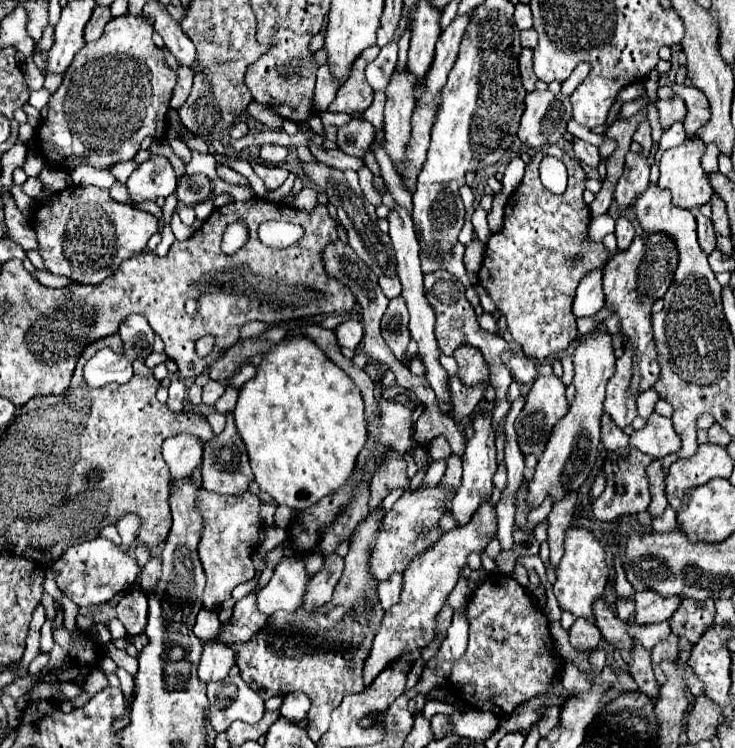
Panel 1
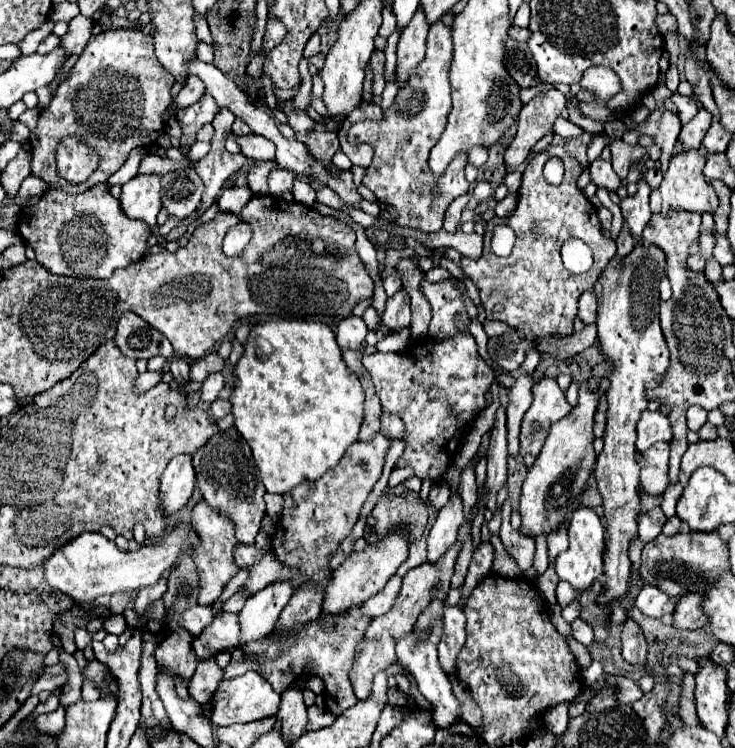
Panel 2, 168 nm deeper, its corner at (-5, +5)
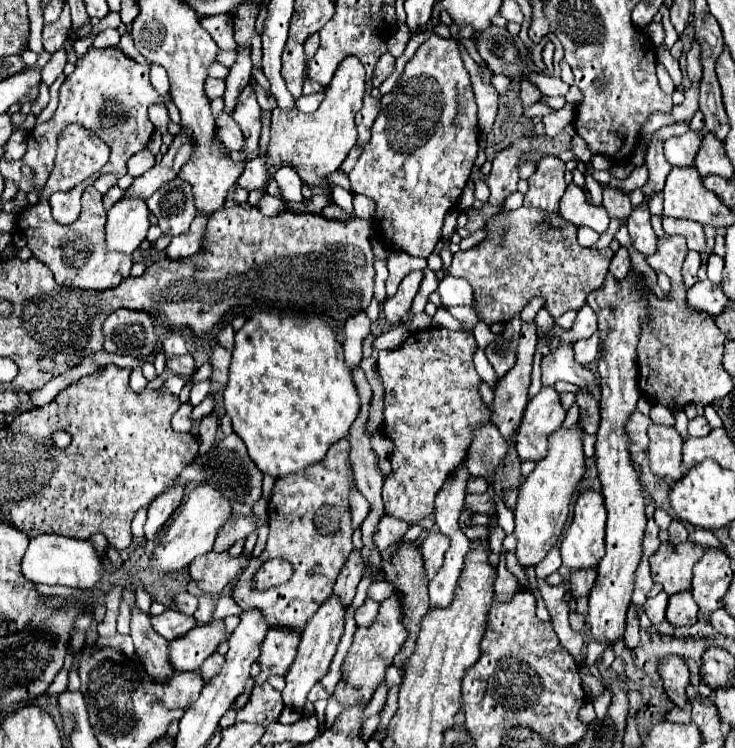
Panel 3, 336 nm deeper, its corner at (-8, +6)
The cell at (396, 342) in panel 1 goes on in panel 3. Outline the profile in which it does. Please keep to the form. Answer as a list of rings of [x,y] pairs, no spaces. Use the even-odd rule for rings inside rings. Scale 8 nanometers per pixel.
[[[412,271],[404,277],[404,281],[400,283],[398,291],[394,297],[388,297],[382,305],[384,309],[384,315],[386,315],[386,321],[392,323],[392,325],[398,325],[402,321],[402,317],[410,311],[410,305],[412,305],[412,299],[414,295],[418,293],[418,287],[420,287],[420,281],[422,281],[422,271]]]

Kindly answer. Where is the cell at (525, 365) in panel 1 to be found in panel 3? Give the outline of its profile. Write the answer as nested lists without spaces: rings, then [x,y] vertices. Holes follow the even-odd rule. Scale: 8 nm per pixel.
[[[514,317],[506,323],[504,331],[486,347],[486,357],[494,367],[498,377],[504,377],[518,357],[518,337],[520,337],[520,317]]]

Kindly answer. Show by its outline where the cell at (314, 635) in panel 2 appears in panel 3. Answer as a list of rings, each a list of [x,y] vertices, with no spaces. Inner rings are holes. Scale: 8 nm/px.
[[[214,653],[214,655],[210,655],[206,661],[204,661],[204,665],[202,665],[202,669],[200,669],[200,675],[202,675],[202,679],[204,681],[210,681],[212,677],[216,677],[220,671],[222,671],[222,665],[224,665],[224,655],[220,655],[220,653]]]

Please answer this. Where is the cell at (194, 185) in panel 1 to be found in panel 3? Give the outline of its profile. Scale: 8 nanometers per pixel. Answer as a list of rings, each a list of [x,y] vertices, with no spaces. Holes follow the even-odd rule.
[[[180,177],[168,181],[148,199],[148,209],[158,217],[158,225],[164,233],[180,235],[194,219],[194,193]]]

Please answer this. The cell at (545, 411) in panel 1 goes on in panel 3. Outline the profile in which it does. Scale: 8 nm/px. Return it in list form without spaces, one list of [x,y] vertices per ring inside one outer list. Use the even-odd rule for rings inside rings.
[[[542,387],[526,405],[522,425],[516,433],[516,451],[522,461],[540,461],[546,457],[548,435],[556,431],[566,417],[560,395],[554,387]]]

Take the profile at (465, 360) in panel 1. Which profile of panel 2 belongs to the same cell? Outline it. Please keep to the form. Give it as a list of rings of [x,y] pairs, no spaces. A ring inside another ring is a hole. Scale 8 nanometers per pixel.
[[[459,332],[453,338],[447,338],[441,342],[431,340],[431,338],[425,342],[425,338],[419,338],[419,340],[415,340],[415,354],[413,354],[413,344],[403,354],[375,352],[373,356],[363,356],[363,366],[371,374],[377,396],[381,398],[383,412],[397,414],[405,424],[405,434],[403,434],[405,452],[397,460],[397,466],[413,468],[413,472],[419,480],[429,478],[433,484],[441,482],[445,470],[451,466],[451,462],[457,454],[459,440],[463,436],[465,426],[485,408],[485,394],[487,394],[491,382],[495,380],[493,368],[487,366],[485,360],[477,352],[477,344],[475,344],[473,336],[467,332]]]

